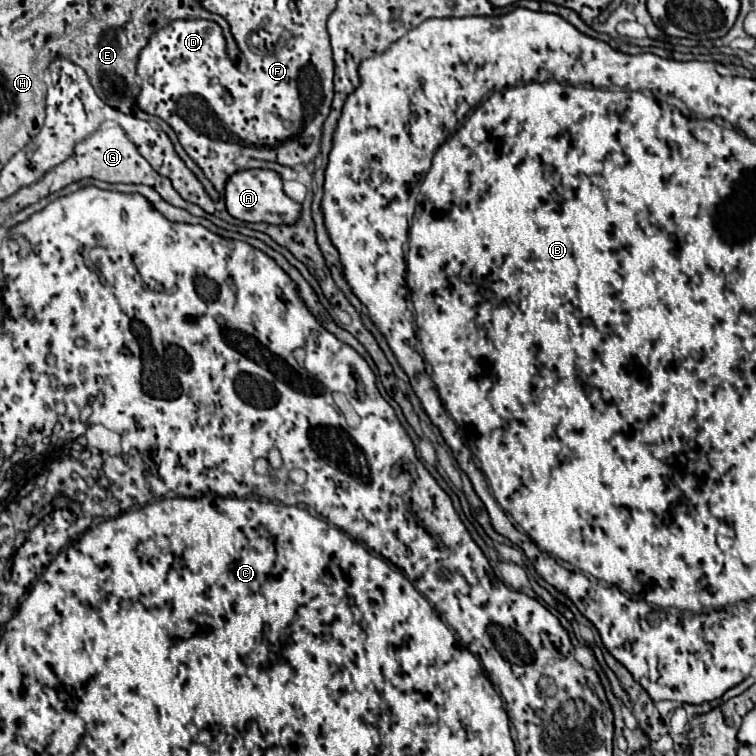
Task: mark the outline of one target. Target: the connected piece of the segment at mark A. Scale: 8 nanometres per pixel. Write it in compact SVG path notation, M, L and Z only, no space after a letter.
M242 170L226 182L226 208L244 222L294 224L300 218L300 202L288 198L282 190L282 178L274 170Z

